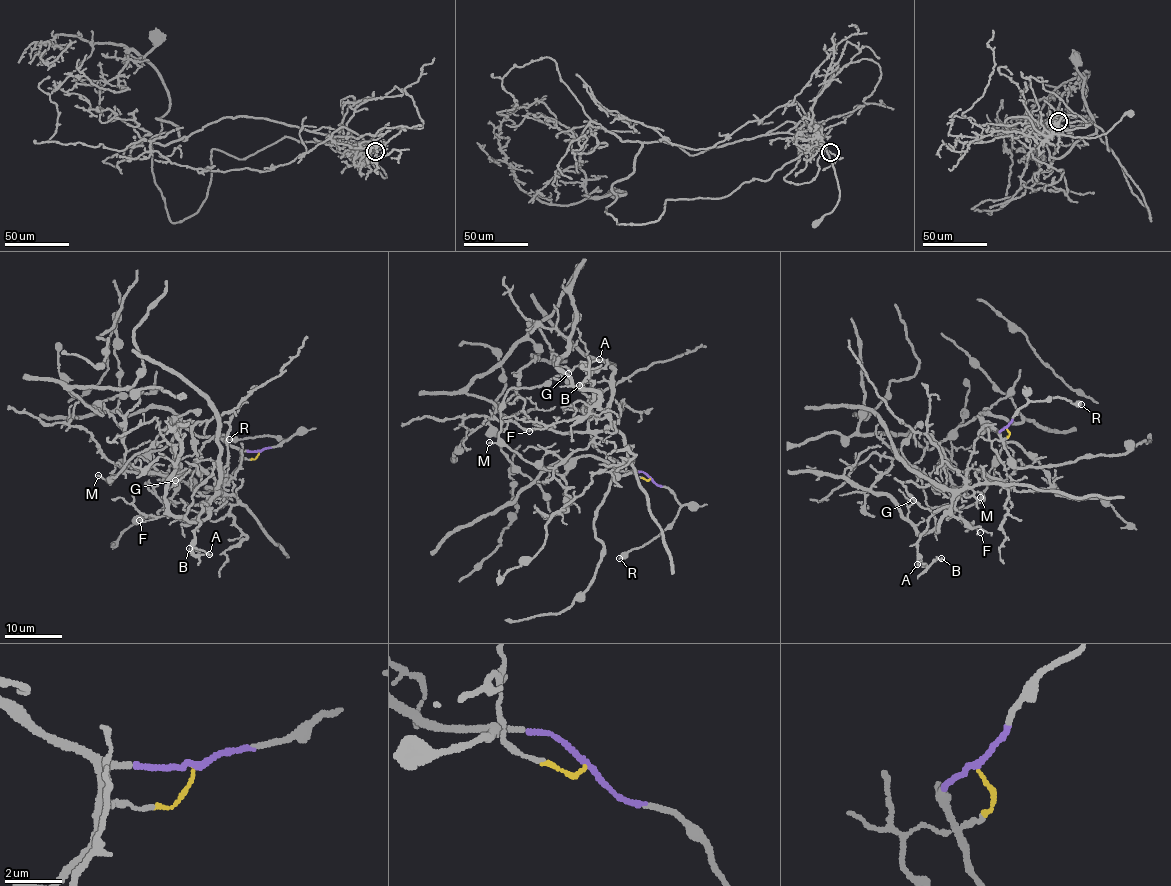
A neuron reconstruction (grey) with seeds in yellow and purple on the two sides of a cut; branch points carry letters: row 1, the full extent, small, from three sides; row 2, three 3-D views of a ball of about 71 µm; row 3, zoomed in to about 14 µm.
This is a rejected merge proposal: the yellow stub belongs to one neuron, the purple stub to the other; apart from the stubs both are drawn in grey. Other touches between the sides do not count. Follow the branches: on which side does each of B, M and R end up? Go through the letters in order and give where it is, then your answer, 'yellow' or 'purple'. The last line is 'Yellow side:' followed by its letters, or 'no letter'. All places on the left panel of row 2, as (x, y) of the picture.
B: at (189, 548); yellow
M: at (98, 475); purple
R: at (229, 439); purple
Yellow side: B

